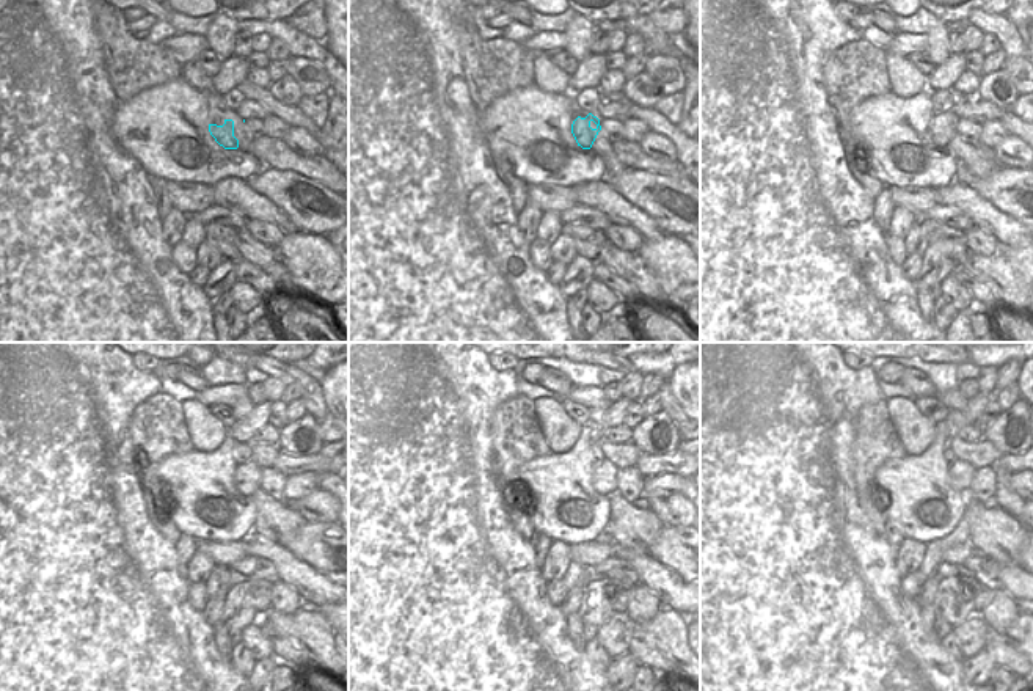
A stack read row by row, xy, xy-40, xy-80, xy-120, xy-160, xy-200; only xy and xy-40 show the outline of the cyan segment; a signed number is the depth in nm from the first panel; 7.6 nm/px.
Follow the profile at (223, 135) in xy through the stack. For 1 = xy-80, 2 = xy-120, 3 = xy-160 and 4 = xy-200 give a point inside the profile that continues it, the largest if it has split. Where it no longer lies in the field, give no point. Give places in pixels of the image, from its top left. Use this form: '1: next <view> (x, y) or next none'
1: next xy-80 (942, 127)
2: next xy-120 (247, 476)
3: next xy-160 (605, 475)
4: next xy-200 (961, 473)

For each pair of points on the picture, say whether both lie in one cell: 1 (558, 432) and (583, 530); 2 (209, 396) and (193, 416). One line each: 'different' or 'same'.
1: different
2: different

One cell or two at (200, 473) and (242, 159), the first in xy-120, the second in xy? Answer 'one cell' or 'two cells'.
two cells

